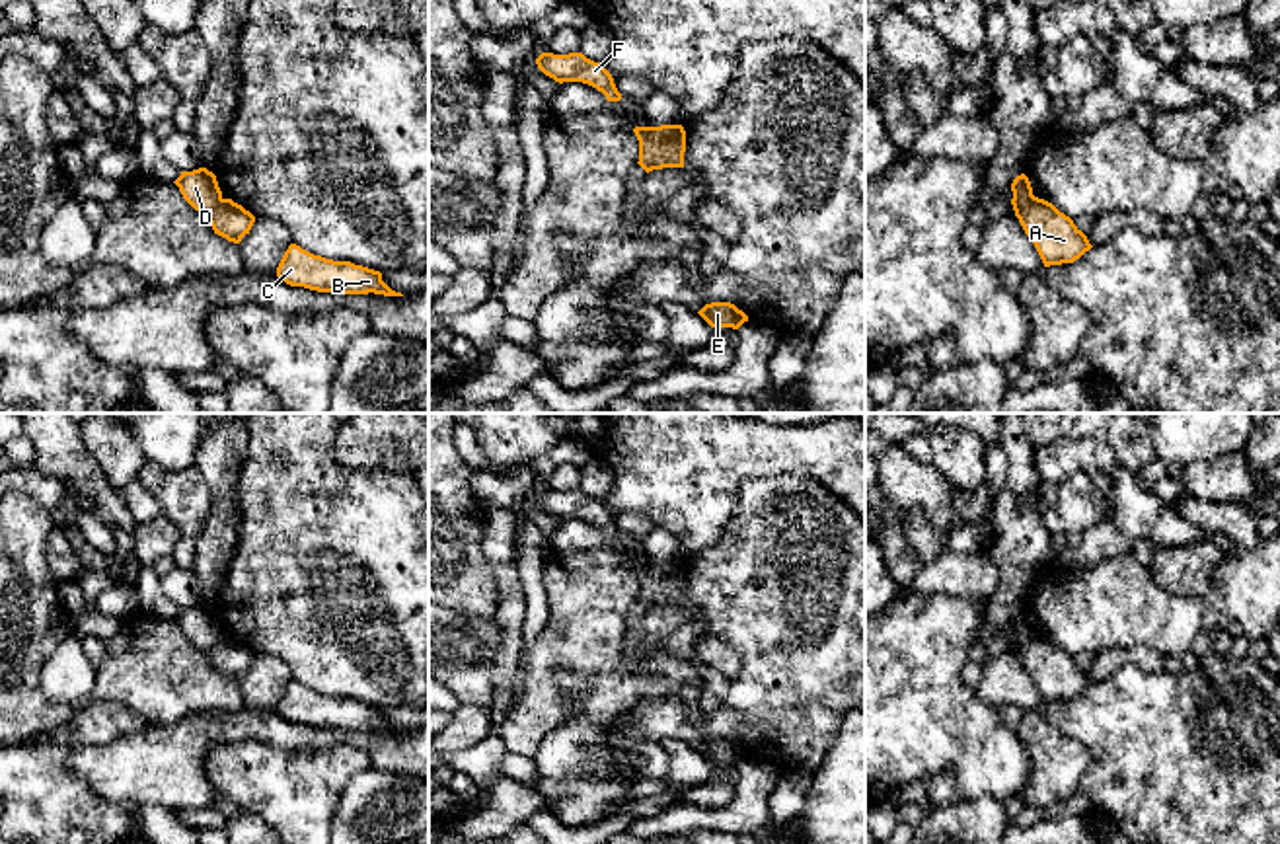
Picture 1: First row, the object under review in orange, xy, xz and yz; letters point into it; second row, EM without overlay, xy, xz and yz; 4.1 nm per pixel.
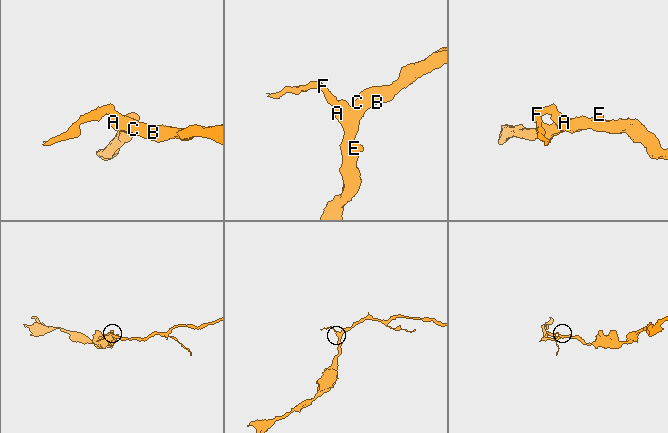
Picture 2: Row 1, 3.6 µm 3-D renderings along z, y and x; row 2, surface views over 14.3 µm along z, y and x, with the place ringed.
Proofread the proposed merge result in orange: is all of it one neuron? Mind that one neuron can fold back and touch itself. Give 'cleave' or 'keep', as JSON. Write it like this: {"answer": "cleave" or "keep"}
{"answer": "cleave"}

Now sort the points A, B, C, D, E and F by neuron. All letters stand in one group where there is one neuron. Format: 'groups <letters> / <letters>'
groups A B C E / D F

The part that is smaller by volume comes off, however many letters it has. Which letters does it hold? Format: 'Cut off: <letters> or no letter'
Cut off: D, F

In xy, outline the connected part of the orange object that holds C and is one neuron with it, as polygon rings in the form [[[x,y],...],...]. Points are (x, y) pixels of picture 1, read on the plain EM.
[[[290,680],[284,688],[277,704],[277,713],[290,723],[304,723],[318,729],[403,733],[382,717],[380,708],[351,698],[325,696],[296,680]]]

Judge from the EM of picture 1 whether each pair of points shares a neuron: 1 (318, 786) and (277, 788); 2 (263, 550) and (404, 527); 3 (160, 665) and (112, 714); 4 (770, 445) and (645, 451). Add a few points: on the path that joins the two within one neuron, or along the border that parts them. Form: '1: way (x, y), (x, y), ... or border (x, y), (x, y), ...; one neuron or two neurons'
1: way (308, 786), (295, 784), (287, 788); one neuron
2: way (299, 550), (314, 550), (326, 544), (369, 544); one neuron
3: border (76, 712), (92, 704), (123, 702), (149, 724); two neurons
4: way (739, 449), (677, 451); one neuron

